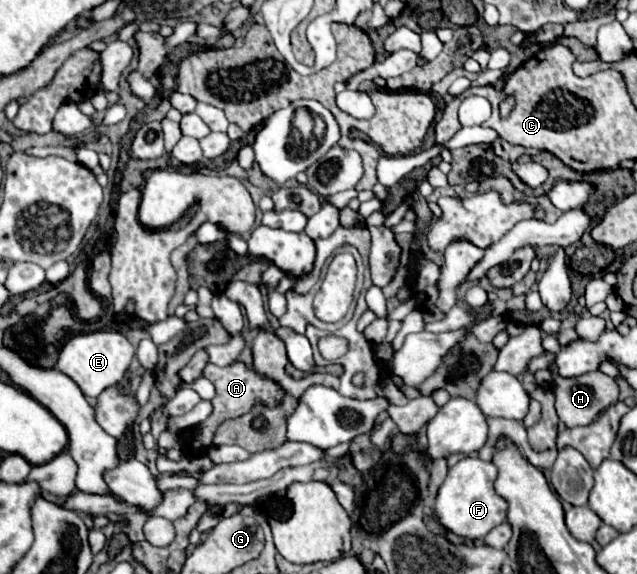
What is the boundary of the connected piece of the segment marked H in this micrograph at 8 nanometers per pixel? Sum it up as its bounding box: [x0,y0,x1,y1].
[552,370,618,426]

